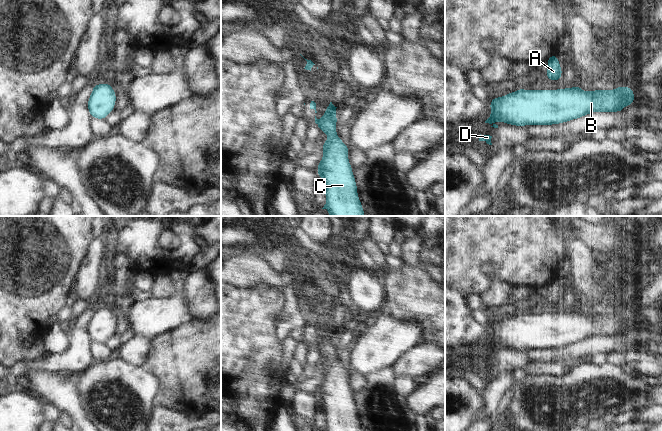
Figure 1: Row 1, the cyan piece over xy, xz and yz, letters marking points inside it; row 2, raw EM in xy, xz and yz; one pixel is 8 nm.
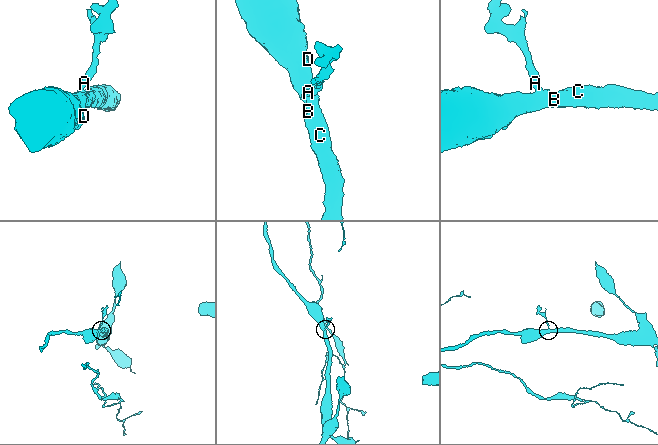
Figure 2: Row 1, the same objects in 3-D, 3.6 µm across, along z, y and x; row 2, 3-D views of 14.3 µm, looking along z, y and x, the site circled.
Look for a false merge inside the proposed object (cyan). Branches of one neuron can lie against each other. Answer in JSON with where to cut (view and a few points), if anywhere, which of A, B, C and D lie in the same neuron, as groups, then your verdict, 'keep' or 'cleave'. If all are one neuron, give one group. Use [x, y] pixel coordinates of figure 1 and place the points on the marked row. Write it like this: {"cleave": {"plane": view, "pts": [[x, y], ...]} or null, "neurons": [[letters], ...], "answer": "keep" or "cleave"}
{"cleave": {"plane": "xz", "pts": [[317, 120], [318, 125]]}, "neurons": [["A"], ["B", "C", "D"]], "answer": "cleave"}

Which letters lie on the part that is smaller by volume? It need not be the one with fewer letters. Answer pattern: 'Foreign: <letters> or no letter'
Foreign: A

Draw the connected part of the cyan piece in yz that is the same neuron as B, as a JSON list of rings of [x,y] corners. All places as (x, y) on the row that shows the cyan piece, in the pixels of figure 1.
[[[578,85],[557,90],[524,90],[493,98],[489,104],[491,115],[485,121],[494,128],[493,121],[523,127],[525,125],[555,125],[575,120],[592,112],[623,112],[624,106],[635,101],[633,89],[618,86],[614,90],[586,92]]]

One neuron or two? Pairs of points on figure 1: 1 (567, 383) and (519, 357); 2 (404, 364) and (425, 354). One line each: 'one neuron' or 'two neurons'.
1: two neurons
2: one neuron

